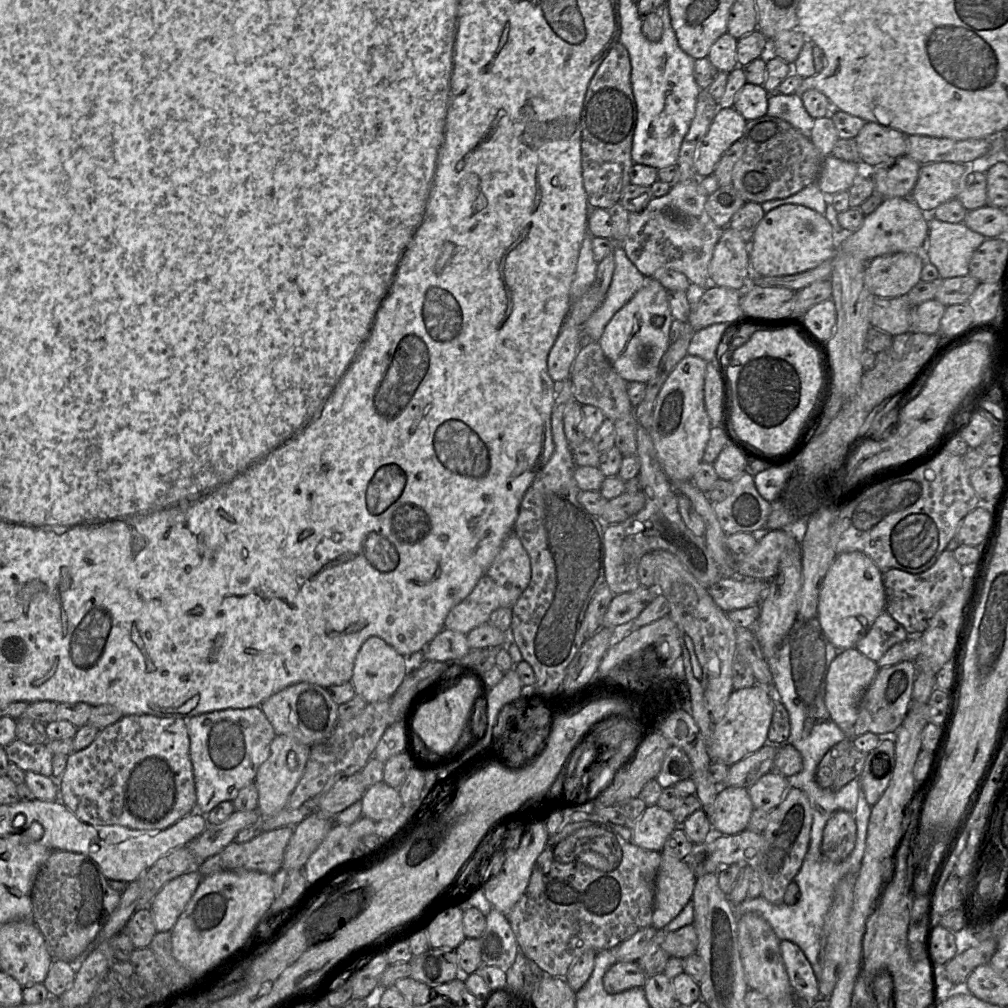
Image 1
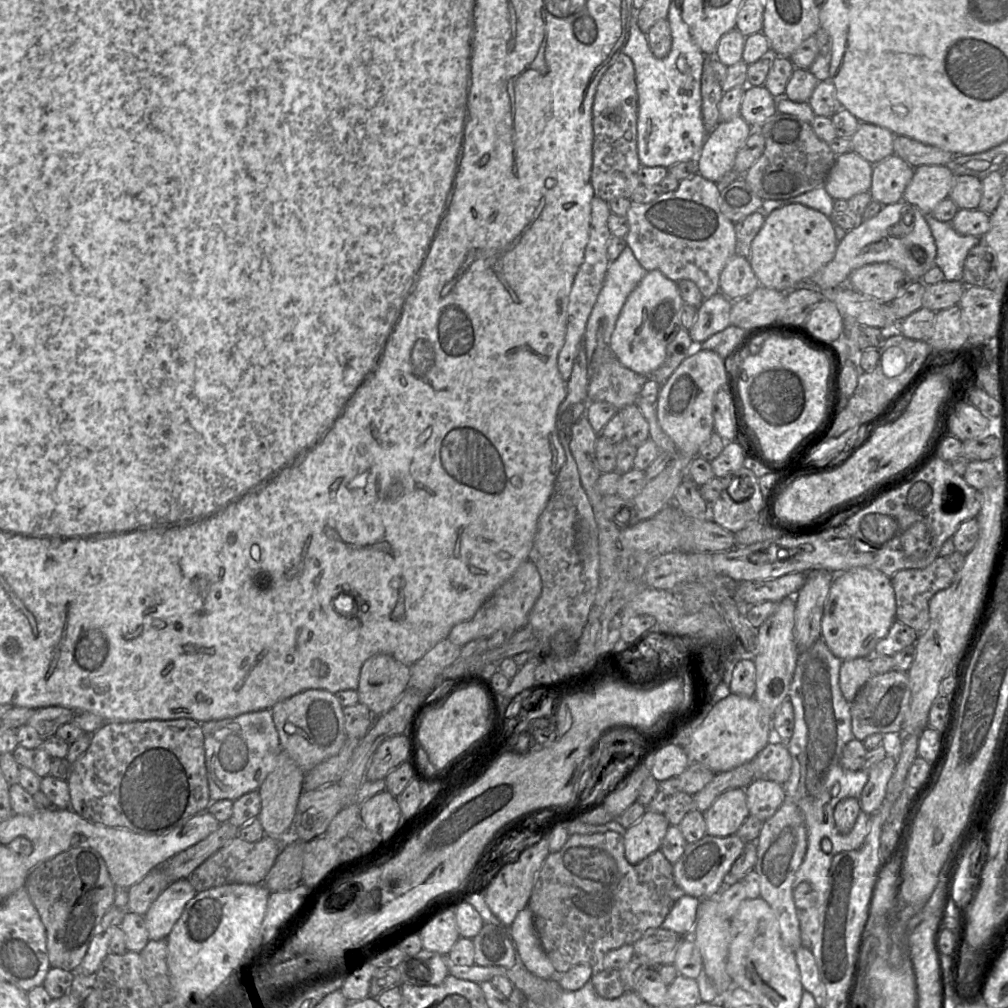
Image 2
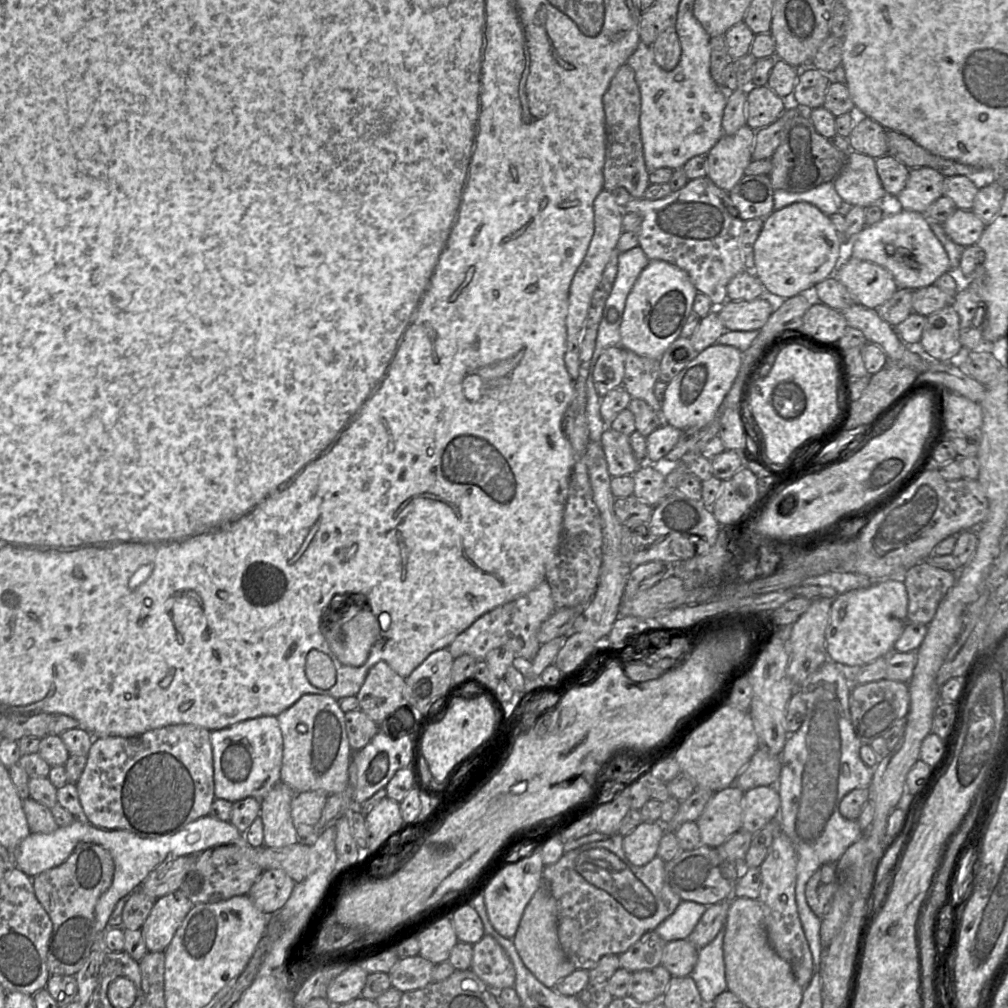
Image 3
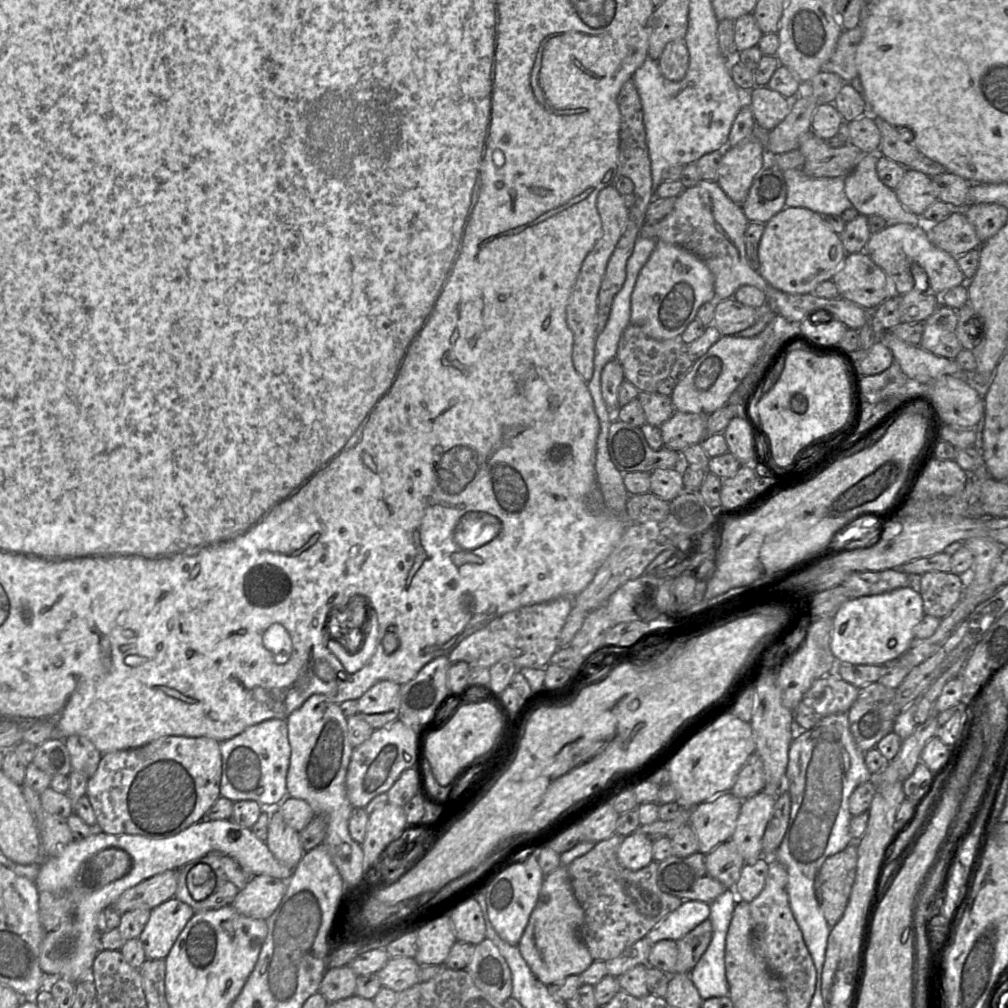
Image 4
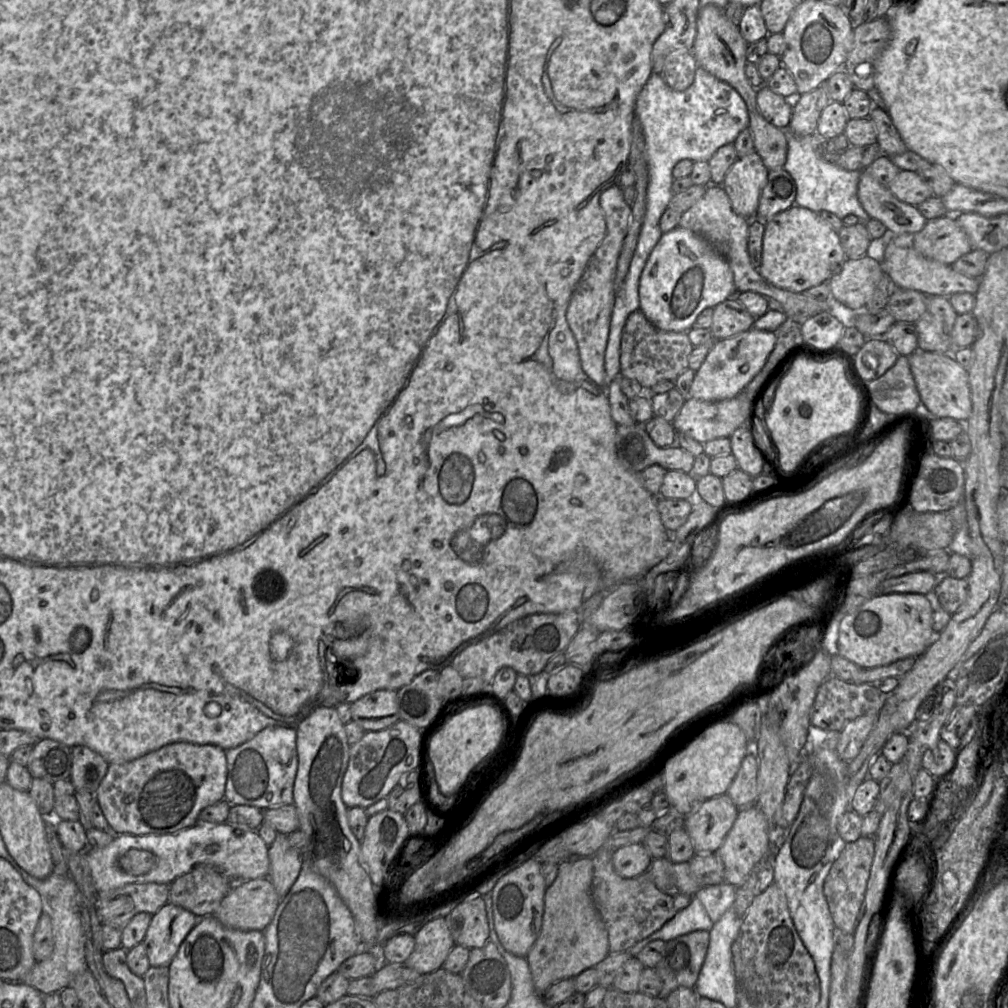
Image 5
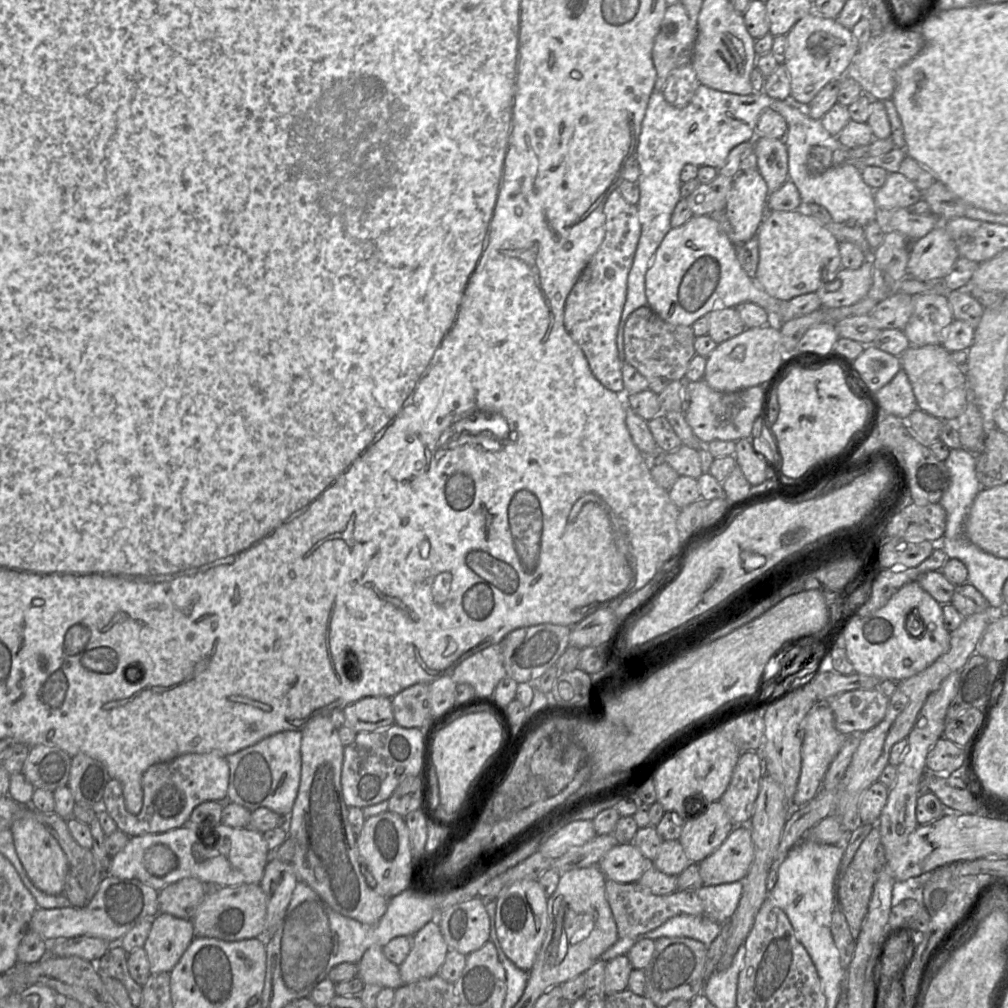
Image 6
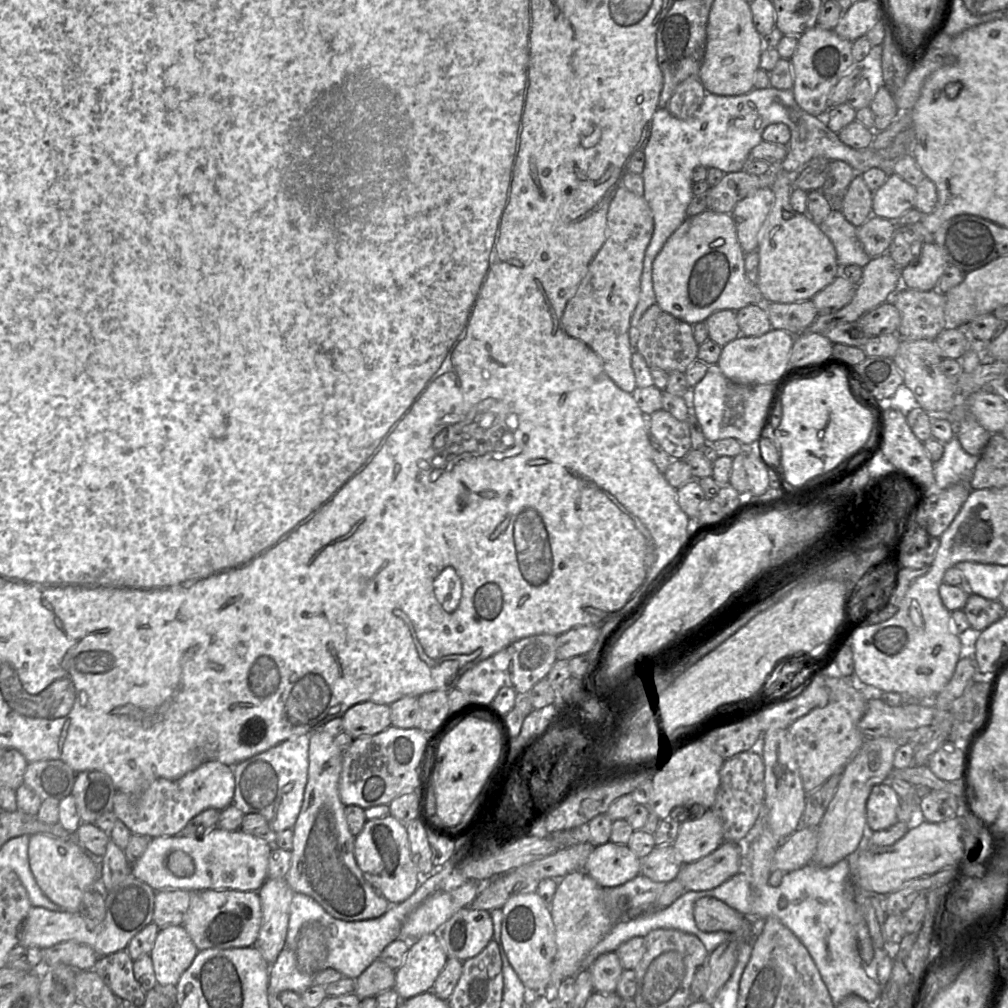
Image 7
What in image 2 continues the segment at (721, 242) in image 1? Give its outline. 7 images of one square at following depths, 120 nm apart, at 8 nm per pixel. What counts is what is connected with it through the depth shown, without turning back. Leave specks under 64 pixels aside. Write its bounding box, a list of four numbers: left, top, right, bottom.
[719,253,759,301]

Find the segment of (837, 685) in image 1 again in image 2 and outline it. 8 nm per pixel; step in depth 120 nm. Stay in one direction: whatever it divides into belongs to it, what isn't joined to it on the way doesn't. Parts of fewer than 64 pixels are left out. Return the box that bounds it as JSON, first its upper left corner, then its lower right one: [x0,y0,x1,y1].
[839,657,871,703]

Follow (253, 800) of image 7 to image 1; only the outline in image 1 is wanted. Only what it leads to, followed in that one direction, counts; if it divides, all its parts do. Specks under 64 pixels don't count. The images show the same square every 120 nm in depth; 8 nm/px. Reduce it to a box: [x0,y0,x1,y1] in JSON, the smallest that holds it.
[186,706,276,815]

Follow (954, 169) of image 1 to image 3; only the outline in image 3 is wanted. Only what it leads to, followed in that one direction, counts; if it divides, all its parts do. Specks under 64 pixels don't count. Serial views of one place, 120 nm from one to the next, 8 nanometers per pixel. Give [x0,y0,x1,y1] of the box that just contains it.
[894,167,944,214]

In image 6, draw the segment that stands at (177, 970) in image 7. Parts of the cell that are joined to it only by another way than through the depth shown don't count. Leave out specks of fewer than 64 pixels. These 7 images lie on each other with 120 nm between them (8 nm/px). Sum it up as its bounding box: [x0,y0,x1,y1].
[143,912,194,974]

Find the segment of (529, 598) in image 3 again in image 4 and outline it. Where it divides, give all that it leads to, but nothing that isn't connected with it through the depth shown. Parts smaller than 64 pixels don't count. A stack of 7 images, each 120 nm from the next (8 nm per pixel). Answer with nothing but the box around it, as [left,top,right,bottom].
[448,597,573,671]

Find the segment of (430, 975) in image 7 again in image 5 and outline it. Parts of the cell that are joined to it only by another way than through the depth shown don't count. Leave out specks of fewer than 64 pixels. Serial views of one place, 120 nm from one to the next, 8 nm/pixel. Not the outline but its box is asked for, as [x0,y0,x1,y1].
[404,917,455,974]

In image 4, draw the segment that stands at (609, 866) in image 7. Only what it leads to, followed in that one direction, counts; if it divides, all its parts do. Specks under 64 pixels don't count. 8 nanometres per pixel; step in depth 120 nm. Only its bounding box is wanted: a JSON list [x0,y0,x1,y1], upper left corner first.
[618,832,653,871]

